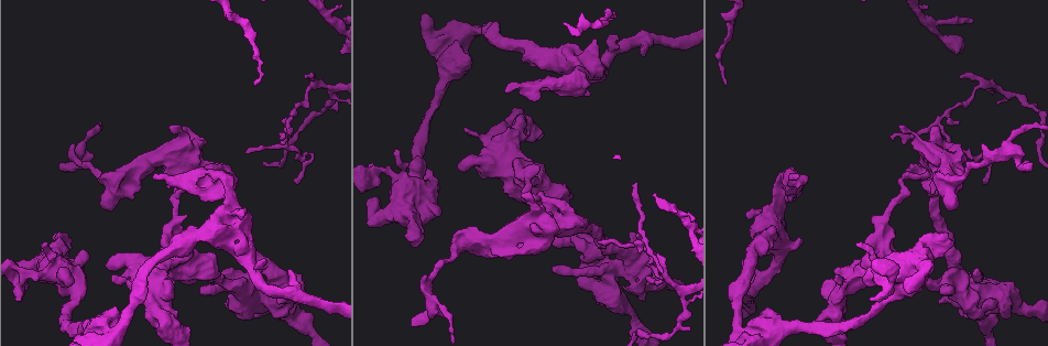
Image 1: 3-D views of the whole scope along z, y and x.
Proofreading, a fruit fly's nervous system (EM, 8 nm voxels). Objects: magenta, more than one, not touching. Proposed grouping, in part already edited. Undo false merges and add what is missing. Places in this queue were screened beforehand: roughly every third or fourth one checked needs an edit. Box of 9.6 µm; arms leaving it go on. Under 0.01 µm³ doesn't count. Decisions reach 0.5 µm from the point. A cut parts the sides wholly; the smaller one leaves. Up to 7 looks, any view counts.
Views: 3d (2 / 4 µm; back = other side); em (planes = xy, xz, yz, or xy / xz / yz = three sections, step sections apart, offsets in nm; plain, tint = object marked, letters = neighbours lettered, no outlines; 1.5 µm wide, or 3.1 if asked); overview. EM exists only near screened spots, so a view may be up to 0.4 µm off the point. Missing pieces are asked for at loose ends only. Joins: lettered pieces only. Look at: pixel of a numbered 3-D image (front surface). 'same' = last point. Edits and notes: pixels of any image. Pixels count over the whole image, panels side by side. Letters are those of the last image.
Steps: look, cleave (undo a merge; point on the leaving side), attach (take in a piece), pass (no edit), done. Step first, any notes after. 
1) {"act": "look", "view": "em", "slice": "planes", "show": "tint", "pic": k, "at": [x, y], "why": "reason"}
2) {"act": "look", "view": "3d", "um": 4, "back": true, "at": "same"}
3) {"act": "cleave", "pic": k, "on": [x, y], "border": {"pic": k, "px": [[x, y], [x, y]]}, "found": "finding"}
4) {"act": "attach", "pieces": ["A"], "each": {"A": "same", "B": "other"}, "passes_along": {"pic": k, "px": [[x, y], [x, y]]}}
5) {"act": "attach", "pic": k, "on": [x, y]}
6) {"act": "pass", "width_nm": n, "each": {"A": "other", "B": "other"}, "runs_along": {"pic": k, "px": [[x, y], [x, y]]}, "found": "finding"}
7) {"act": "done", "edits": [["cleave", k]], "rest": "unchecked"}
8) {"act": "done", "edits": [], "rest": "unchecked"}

{"act": "look", "view": "em", "slice": "planes", "show": "letters", "pic": 1, "at": [981, 155], "why": "abrupt turn"}

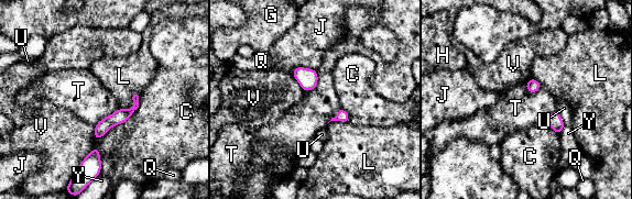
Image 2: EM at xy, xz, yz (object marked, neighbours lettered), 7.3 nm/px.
{"act": "pass", "each": {"C": "other", "G": "other", "H": "other", "J": "other", "L": "other", "Q": "other", "T": "other", "U": "other", "V": "other", "Y": "other"}, "border": {"pic": 2, "px": [[317, 70], [317, 85], [305, 91]]}, "found": "continuous, no second cell"}

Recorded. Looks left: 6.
{"act": "look", "view": "em", "slice": "planes", "show": "tint", "pic": 1, "at": [665, 277], "why": "thin neck"}

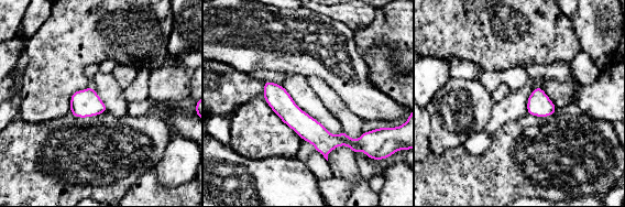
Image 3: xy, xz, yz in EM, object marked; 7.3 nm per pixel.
{"act": "look", "view": "em", "slice": "planes", "show": "letters", "at": "same", "why": "what lies round it"}

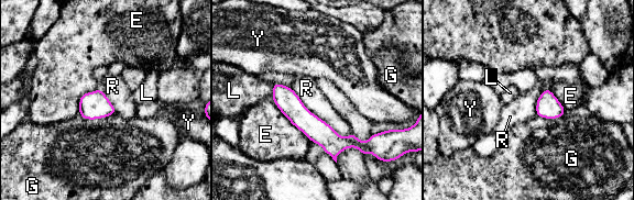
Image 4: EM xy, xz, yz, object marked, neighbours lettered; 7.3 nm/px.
{"act": "pass", "each": {"E": "other", "G": "other", "L": "other", "R": "other", "Y": "other"}, "runs_along": {"pic": 4, "px": [[275, 86], [286, 100], [334, 148]]}, "found": "one cell here"}

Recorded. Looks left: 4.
{"act": "look", "view": "em", "slice": "xz", "step": 4, "show": "letters", "pic": 1, "at": [182, 217], "why": "branch stops here"}

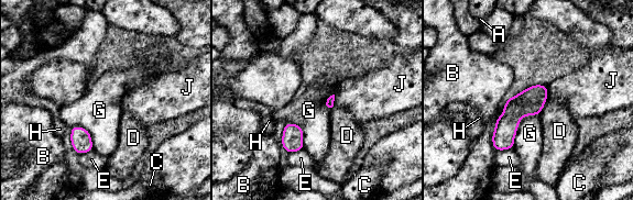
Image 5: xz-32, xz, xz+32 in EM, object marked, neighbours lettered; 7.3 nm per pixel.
{"act": "look", "view": "em", "slice": "planes", "show": "letters", "at": "same"}

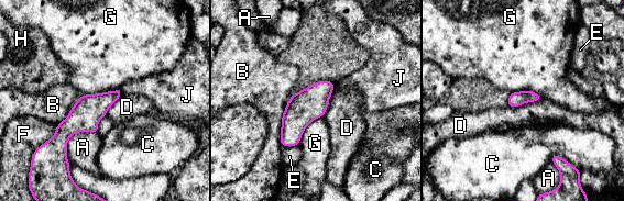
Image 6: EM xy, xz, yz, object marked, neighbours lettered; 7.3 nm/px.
{"act": "pass", "width_nm": 110, "each": {"A": "other", "B": "other", "C": "other", "D": "other", "E": "other", "F": "other", "G": "other", "H": "other", "J": "other"}, "border": {"pic": 6, "px": [[120, 88], [80, 96]]}, "found": "no lettered piece goes on from it"}

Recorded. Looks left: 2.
{"act": "done", "edits": [], "rest": "unchecked"}

